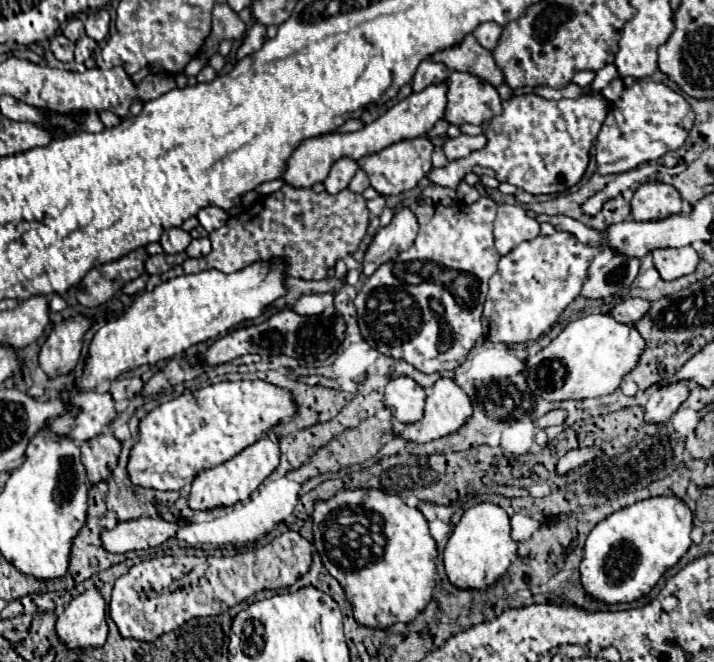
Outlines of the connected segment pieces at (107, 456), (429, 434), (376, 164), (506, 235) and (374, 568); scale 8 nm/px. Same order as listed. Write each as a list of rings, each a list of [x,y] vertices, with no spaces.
[[[100,433],[98,437],[86,441],[82,445],[82,465],[86,467],[88,481],[92,485],[108,479],[118,465],[120,455],[120,441],[112,433]]]
[[[440,377],[430,389],[426,389],[426,409],[424,409],[424,419],[406,425],[402,431],[402,439],[410,439],[414,443],[428,443],[434,439],[440,439],[448,433],[458,431],[470,417],[472,417],[472,401],[470,397],[454,383],[454,379],[444,379]]]
[[[416,137],[416,139],[406,139],[398,141],[374,155],[362,157],[358,161],[358,167],[368,175],[370,185],[380,193],[380,195],[400,195],[402,191],[414,189],[422,177],[432,169],[430,155],[432,155],[432,143],[428,137]]]
[[[500,205],[494,221],[494,239],[500,255],[510,253],[516,245],[540,235],[540,223],[526,215],[522,205]]]
[[[356,489],[356,491],[340,491],[336,493],[332,499],[324,501],[324,503],[318,503],[316,509],[314,509],[314,547],[316,551],[320,553],[322,557],[322,563],[324,567],[330,571],[332,577],[338,579],[338,583],[342,585],[344,593],[346,593],[346,599],[352,603],[352,609],[354,609],[354,619],[364,625],[364,627],[372,627],[372,629],[388,629],[390,625],[394,623],[410,623],[416,619],[418,613],[424,611],[424,607],[430,603],[432,599],[432,593],[434,593],[434,587],[436,587],[436,557],[438,557],[438,551],[436,551],[436,541],[432,539],[430,531],[428,531],[428,521],[424,519],[424,515],[416,509],[416,507],[408,507],[398,495],[388,495],[384,491],[378,491],[378,489]]]

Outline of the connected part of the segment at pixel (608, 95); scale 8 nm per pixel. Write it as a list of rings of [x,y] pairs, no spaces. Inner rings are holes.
[[[614,79],[606,89],[602,89],[602,97],[606,99],[606,103],[608,103],[608,107],[612,107],[618,99],[620,99],[620,95],[622,95],[622,91],[624,91],[624,85],[622,85],[622,79]]]

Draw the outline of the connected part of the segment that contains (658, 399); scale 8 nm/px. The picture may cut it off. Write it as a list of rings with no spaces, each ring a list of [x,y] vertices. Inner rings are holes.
[[[678,381],[668,387],[660,387],[654,391],[644,405],[644,421],[646,423],[668,423],[672,413],[686,401],[688,397],[688,383]]]

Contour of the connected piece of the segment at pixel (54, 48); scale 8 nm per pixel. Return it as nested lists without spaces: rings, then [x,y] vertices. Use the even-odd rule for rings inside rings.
[[[57,35],[50,42],[50,50],[56,59],[62,62],[69,62],[74,59],[75,44],[64,35]]]

